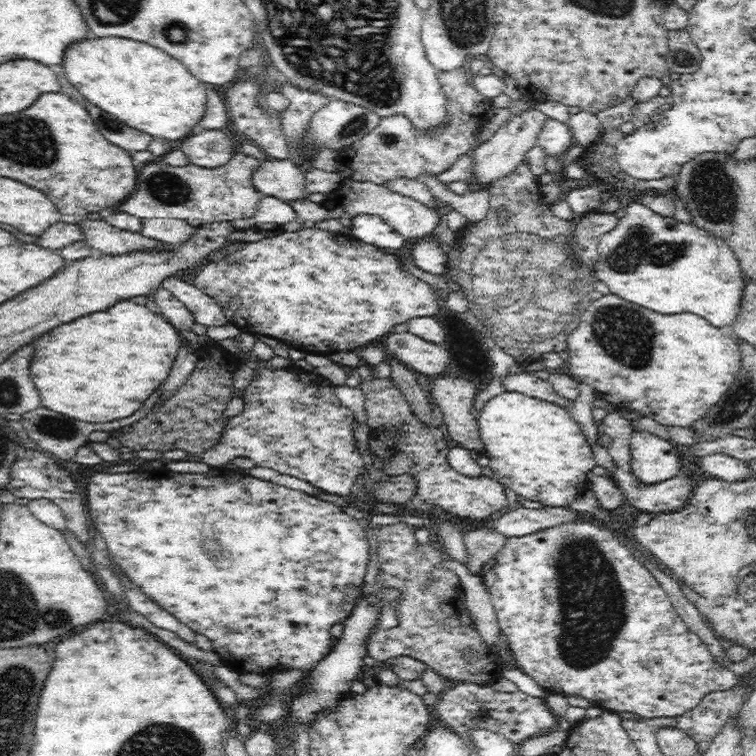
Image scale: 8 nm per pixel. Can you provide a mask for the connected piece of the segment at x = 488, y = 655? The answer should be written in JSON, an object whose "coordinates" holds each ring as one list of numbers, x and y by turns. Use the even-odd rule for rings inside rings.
{"coordinates":[[405,523,382,526,376,531,379,572,377,582,400,590,396,606,398,626,375,633,366,642,368,655,381,663,388,658,411,656,434,669,444,679,491,685,500,675,505,661,492,644,480,639,473,618,466,608,459,576,446,569,445,553,431,543,418,543,415,532],[470,649,472,656,466,650]]}

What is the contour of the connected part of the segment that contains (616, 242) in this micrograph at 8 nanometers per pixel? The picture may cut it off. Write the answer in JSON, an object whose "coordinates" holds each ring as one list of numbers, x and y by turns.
{"coordinates":[[634,201,619,213,618,224,610,232,600,236,597,247,599,259,592,269,593,273,597,280,609,286,611,293,626,301,630,300,638,306,646,306,662,314,694,312,698,316,704,316,718,328,732,324,732,320,737,317,746,276,734,251,722,237,716,238,712,232,706,232,706,229,692,222,679,222,674,217,655,213,640,201]]}

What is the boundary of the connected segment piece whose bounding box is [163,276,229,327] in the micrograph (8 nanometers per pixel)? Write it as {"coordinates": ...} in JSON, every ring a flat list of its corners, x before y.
{"coordinates":[[170,276,163,281,163,286,190,309,197,324,208,327,229,323,228,317,217,302,203,294,190,280,181,280,180,276]]}

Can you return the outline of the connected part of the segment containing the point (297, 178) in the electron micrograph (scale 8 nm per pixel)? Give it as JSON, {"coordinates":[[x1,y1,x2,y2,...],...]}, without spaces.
{"coordinates":[[270,159,262,162,252,176,252,183,265,196,275,196,283,201,304,200,306,198,305,173,290,159]]}

